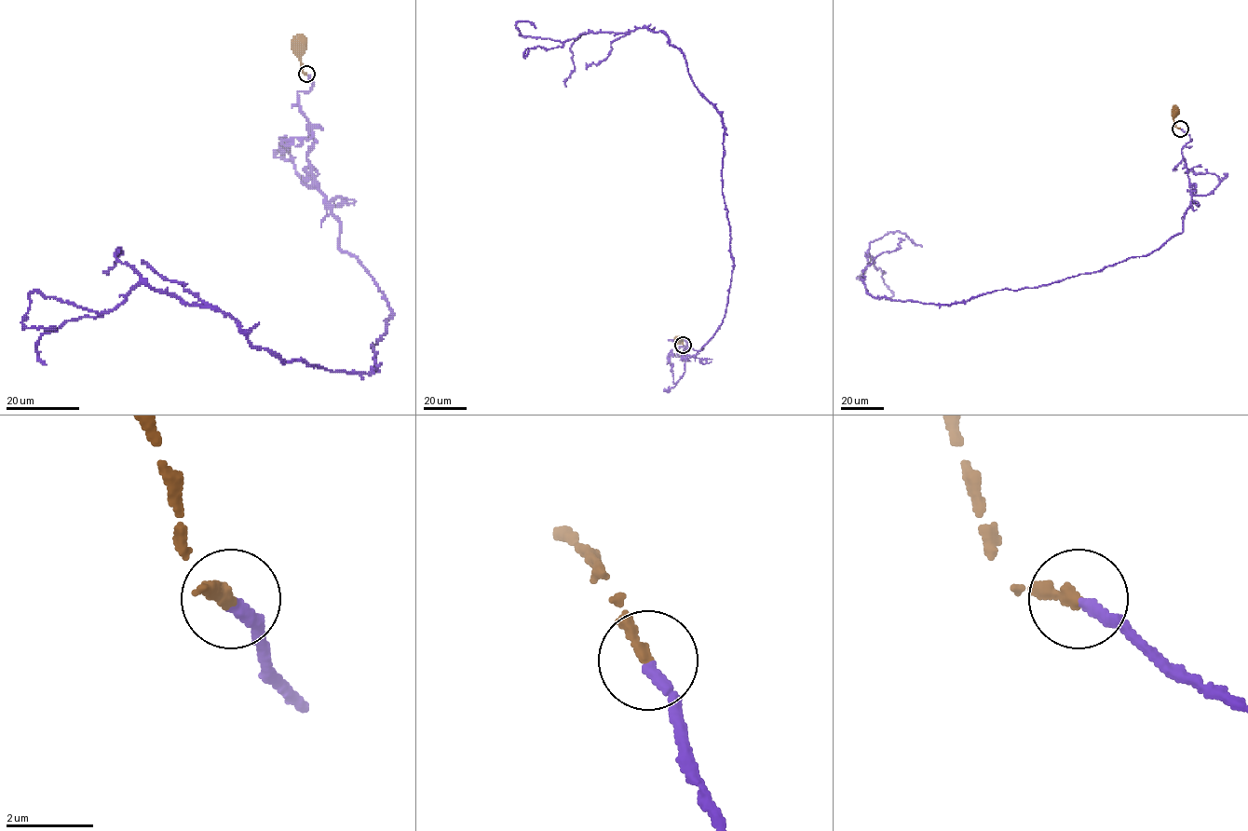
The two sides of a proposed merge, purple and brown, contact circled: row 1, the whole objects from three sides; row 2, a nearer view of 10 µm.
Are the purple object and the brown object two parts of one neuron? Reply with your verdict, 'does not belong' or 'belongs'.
belongs

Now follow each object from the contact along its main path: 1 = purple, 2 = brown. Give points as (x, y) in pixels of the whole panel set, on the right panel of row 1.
1: (1180, 129), (1190, 205), (1146, 255), (946, 306), (874, 298), (868, 252), (862, 280)
2: (1180, 129), (1173, 121), (1175, 110)

